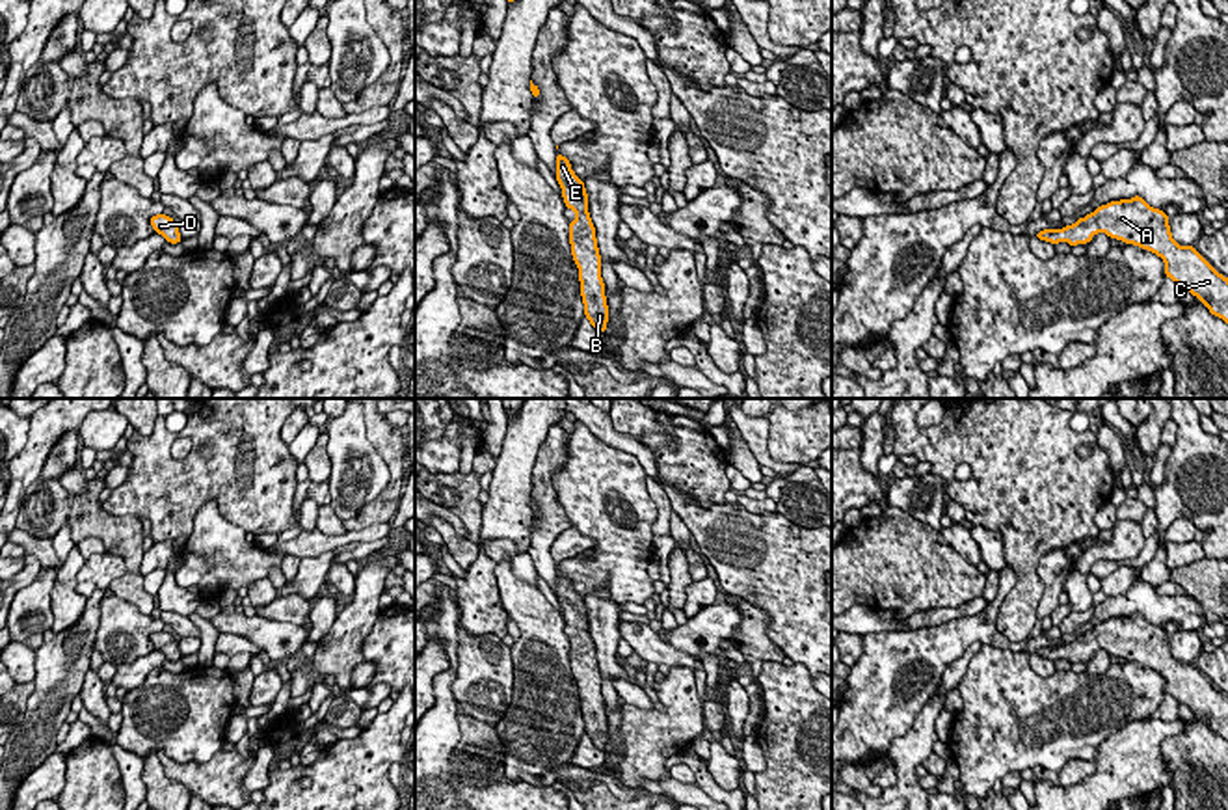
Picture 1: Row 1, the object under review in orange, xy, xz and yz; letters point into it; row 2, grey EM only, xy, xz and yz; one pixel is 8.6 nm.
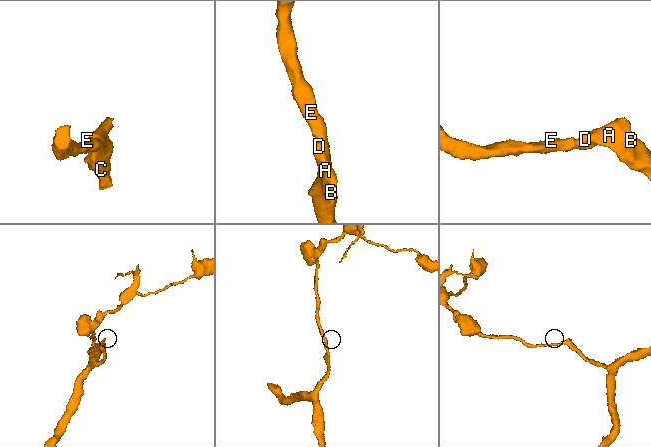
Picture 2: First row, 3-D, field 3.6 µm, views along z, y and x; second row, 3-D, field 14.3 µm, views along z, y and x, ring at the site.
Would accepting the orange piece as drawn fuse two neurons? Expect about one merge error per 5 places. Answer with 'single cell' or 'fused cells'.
single cell

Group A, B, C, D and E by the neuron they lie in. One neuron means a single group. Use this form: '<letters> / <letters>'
A B C D E

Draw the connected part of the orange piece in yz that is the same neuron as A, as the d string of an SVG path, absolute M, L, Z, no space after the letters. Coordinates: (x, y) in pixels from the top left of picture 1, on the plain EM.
M1141 613L1111 618L1062 646L1044 646L1034 654L1051 661L1087 661L1096 650L1148 667L1163 676L1165 693L1185 704L1211 732L1228 741L1228 695L1219 691L1195 663L1180 663L1170 650L1167 629Z

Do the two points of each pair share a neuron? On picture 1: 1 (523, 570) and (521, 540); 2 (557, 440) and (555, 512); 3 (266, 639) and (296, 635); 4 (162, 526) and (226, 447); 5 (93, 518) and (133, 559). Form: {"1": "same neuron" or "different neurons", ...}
{"1": "different neurons", "2": "same neuron", "3": "same neuron", "4": "same neuron", "5": "same neuron"}

